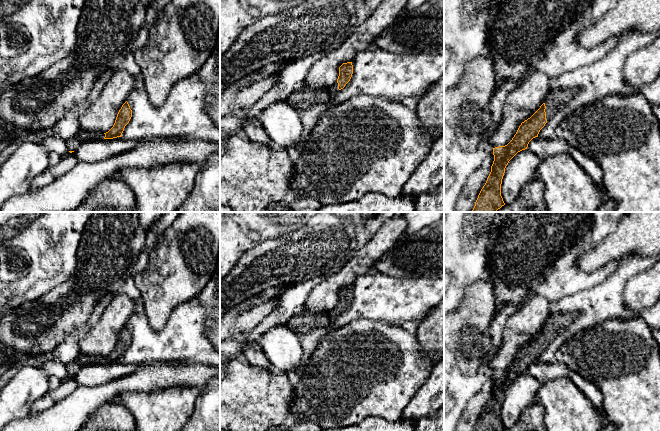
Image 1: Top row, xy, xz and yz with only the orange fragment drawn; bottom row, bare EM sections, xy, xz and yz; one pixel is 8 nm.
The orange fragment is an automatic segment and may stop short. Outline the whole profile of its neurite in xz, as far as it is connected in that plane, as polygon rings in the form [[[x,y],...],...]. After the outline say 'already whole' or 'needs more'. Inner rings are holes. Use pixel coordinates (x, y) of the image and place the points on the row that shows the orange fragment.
[[[352,62],[343,63],[339,67],[339,76],[337,81],[328,88],[330,98],[336,96],[336,94],[345,87],[345,85],[350,81],[353,74]]]; needs more

